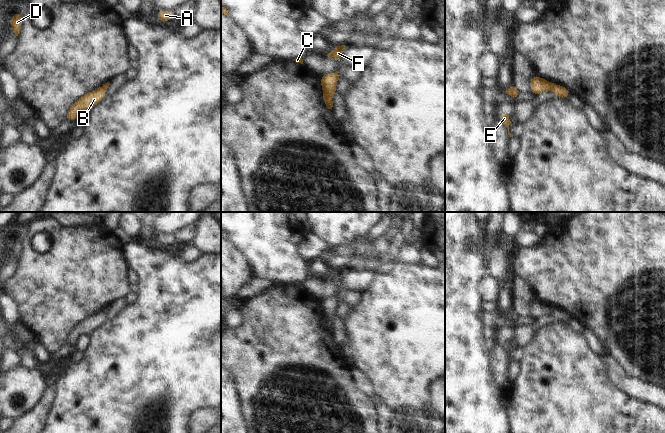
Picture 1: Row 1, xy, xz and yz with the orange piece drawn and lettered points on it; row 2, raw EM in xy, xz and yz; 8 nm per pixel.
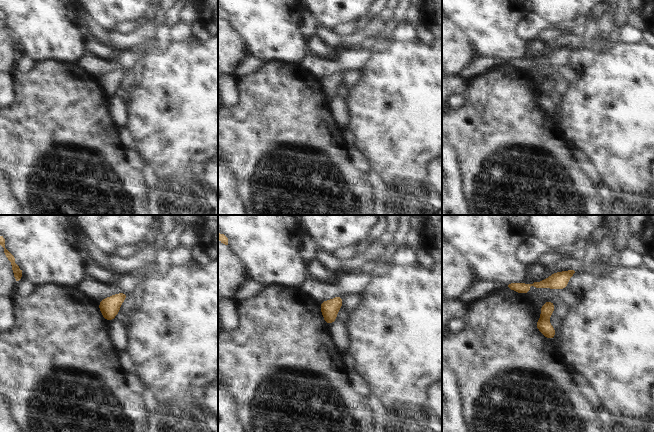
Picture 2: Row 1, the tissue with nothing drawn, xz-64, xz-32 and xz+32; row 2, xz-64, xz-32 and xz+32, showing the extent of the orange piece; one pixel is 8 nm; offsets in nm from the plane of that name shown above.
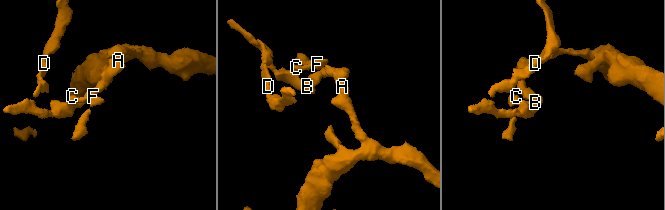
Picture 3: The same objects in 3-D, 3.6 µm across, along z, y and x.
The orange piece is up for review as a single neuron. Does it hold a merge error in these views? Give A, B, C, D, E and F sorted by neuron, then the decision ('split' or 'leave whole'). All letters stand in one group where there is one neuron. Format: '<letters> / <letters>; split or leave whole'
A / B C D E F; split

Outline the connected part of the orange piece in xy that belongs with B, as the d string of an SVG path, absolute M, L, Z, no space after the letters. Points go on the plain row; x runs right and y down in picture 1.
M101 310L79 321L67 335L65 344L74 347L79 336L90 336L98 327L105 323L106 315L107 312Z

